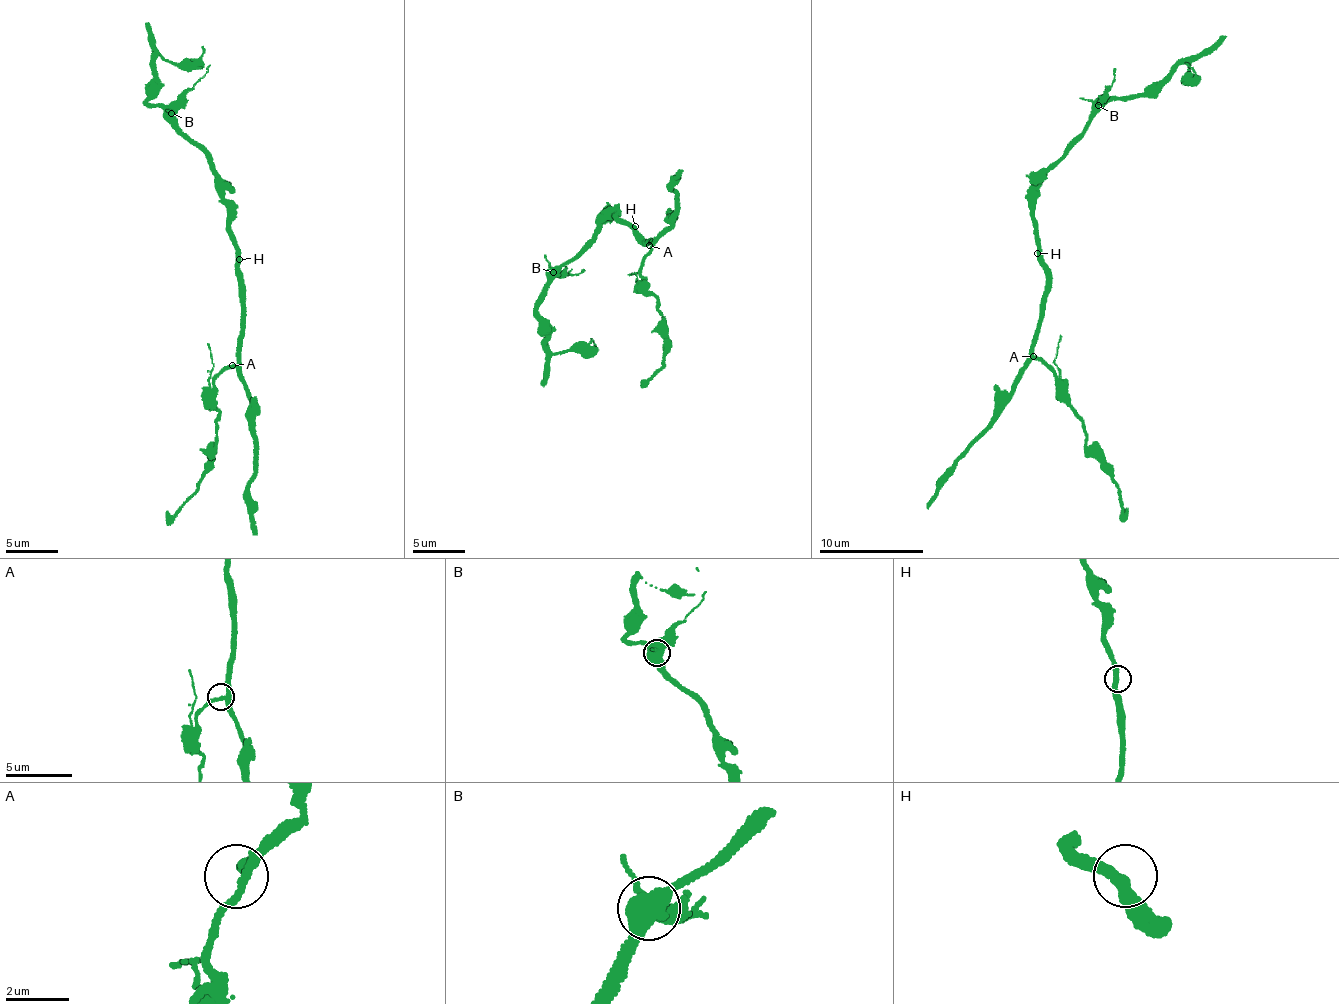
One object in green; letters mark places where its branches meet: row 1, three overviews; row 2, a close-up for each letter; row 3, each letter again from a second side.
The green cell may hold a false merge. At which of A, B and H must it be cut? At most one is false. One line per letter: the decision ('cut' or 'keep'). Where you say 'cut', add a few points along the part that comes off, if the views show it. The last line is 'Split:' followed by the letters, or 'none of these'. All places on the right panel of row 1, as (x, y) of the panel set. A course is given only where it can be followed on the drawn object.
A: keep
B: keep
H: keep
Split: none of these

